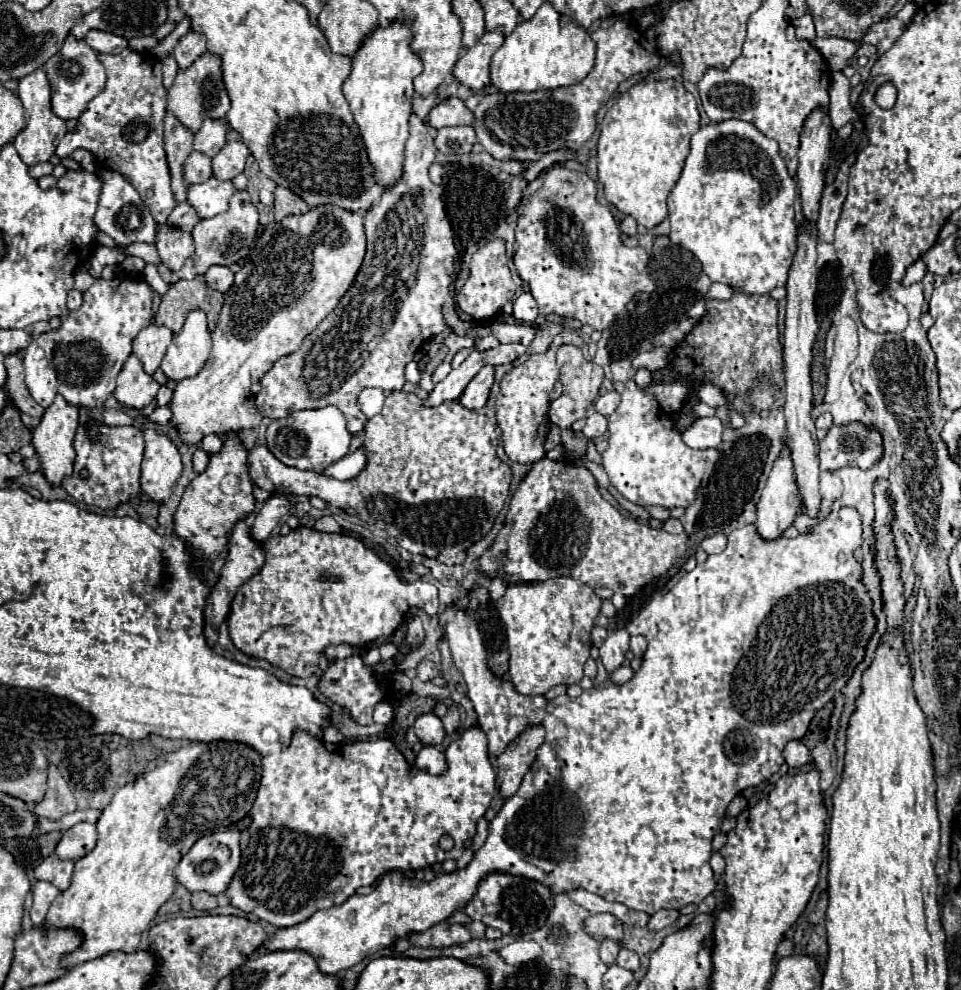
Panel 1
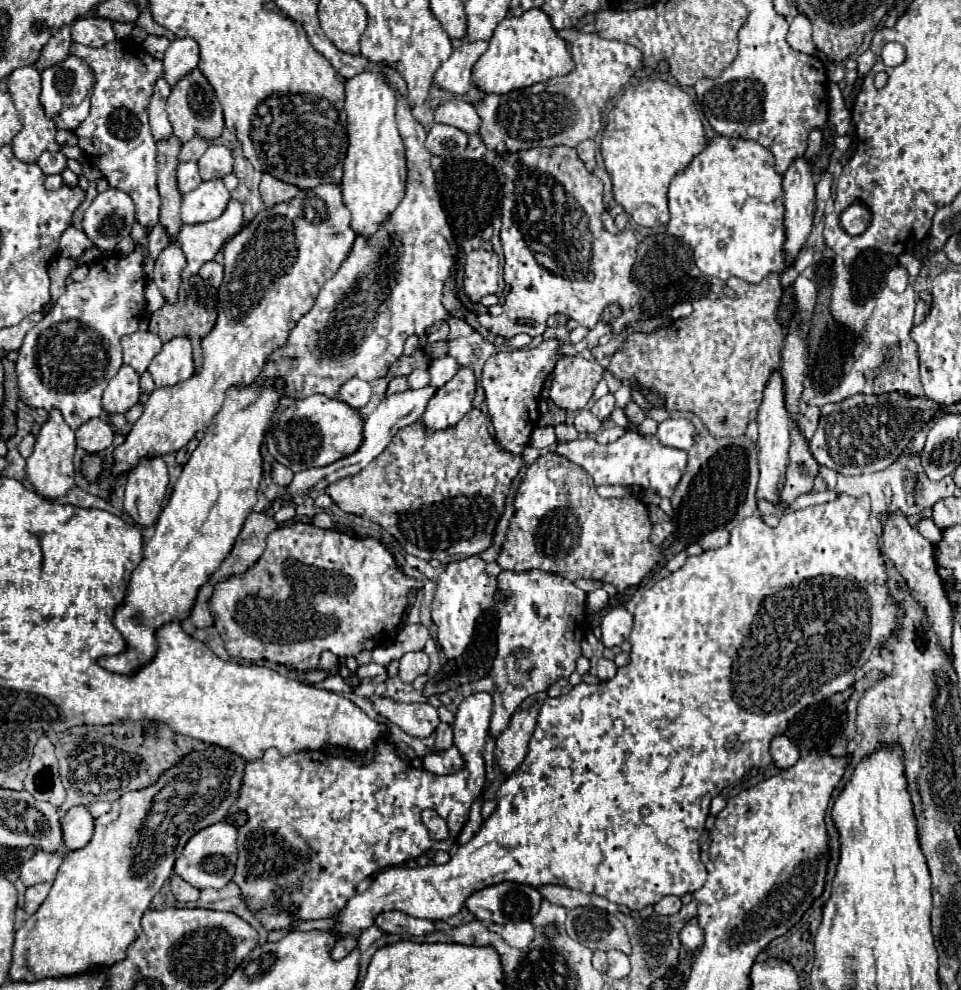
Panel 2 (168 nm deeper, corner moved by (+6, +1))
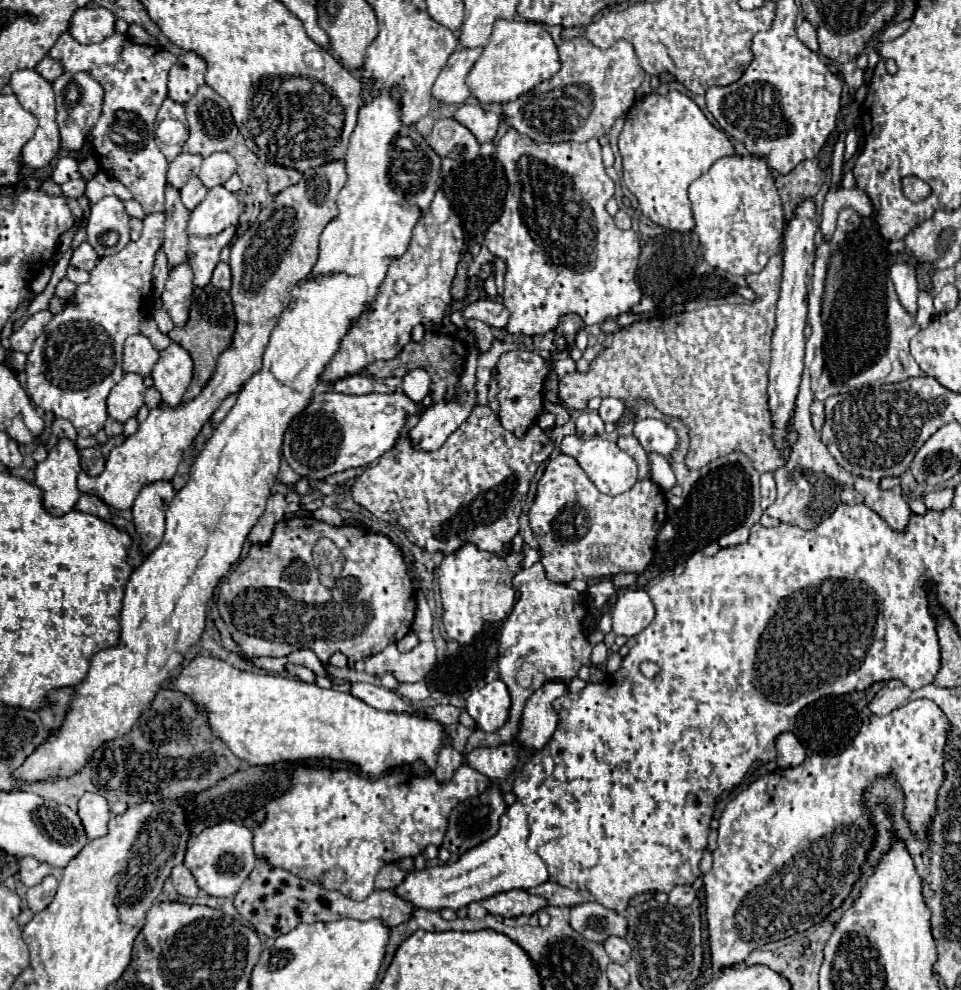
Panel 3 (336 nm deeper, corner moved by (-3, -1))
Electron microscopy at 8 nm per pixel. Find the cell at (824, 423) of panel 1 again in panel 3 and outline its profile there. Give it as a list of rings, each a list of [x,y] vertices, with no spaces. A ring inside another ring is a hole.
[[[814,400],[814,402],[812,402],[810,412],[812,412],[812,424],[814,424],[814,430],[816,430],[816,432],[820,432],[822,424],[824,424],[824,402]]]

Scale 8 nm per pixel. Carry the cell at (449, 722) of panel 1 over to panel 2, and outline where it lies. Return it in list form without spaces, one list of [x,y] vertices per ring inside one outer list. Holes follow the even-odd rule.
[[[445,722],[439,724],[439,728],[435,730],[435,746],[433,752],[443,752],[447,748],[453,746],[453,728]]]

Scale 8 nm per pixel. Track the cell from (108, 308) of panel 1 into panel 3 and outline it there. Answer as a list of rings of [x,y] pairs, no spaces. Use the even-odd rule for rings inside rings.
[[[148,214],[144,220],[144,230],[138,242],[130,242],[122,252],[114,256],[104,256],[94,270],[90,272],[90,280],[80,284],[76,294],[66,302],[64,310],[56,314],[44,328],[44,332],[36,338],[32,352],[26,362],[26,392],[34,406],[44,412],[54,412],[72,422],[80,436],[94,436],[106,422],[106,398],[110,390],[124,376],[122,370],[122,348],[124,340],[132,334],[140,332],[140,322],[150,316],[154,294],[152,294],[152,268],[154,256],[162,246],[164,238],[164,214]]]

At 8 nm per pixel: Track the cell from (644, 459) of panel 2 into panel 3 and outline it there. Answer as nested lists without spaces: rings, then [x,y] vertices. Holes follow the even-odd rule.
[[[564,436],[562,454],[568,454],[578,460],[580,468],[588,474],[588,478],[596,484],[596,488],[604,494],[622,494],[630,490],[636,484],[636,474],[638,474],[638,464],[634,458],[630,458],[624,450],[620,450],[616,444],[604,438],[580,438],[580,436]]]

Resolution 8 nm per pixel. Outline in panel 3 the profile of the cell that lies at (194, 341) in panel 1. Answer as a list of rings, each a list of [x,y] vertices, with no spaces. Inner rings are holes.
[[[170,344],[160,352],[160,358],[152,370],[152,380],[154,388],[162,394],[162,400],[170,406],[176,406],[192,380],[190,354],[182,346]]]

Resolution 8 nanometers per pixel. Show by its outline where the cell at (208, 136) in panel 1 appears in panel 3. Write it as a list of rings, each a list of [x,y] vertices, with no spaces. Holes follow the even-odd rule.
[[[180,154],[168,168],[168,182],[174,188],[182,188],[190,176],[196,176],[202,166],[200,154]]]

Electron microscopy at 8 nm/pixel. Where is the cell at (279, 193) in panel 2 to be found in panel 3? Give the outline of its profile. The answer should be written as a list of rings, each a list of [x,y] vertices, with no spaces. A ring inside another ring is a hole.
[[[272,164],[266,166],[266,176],[268,176],[268,192],[272,196],[280,194],[288,186],[294,186],[302,178],[302,174],[296,172],[296,170],[282,168],[282,166],[272,166]]]

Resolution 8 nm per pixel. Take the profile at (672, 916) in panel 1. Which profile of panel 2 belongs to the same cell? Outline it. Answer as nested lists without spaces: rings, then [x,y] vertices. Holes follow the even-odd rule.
[[[665,896],[655,904],[655,912],[669,916],[669,914],[677,914],[681,908],[681,898],[679,896]]]

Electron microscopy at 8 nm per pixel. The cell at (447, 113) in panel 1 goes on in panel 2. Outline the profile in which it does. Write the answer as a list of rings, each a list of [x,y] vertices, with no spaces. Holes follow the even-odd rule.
[[[461,98],[441,104],[435,112],[435,122],[455,126],[455,128],[463,130],[465,134],[477,134],[479,126],[481,126],[481,118],[479,118],[475,106]]]

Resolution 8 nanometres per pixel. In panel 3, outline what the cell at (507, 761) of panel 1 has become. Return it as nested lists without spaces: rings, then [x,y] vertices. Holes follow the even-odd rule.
[[[550,682],[538,688],[524,706],[524,714],[520,720],[520,730],[516,742],[524,750],[542,750],[556,730],[558,716],[552,708],[552,702],[566,692],[566,684]]]

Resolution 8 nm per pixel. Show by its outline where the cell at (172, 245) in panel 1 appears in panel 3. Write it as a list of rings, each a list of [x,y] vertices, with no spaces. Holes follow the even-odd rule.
[[[182,262],[180,266],[174,266],[170,270],[164,292],[162,292],[164,308],[176,326],[184,326],[188,320],[188,310],[192,304],[192,292],[194,292],[192,268],[188,262]]]

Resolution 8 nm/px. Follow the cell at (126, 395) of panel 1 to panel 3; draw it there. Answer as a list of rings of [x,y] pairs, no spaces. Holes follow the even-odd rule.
[[[124,374],[124,378],[110,390],[108,396],[108,416],[126,422],[136,416],[140,406],[144,404],[144,380],[138,374]]]

